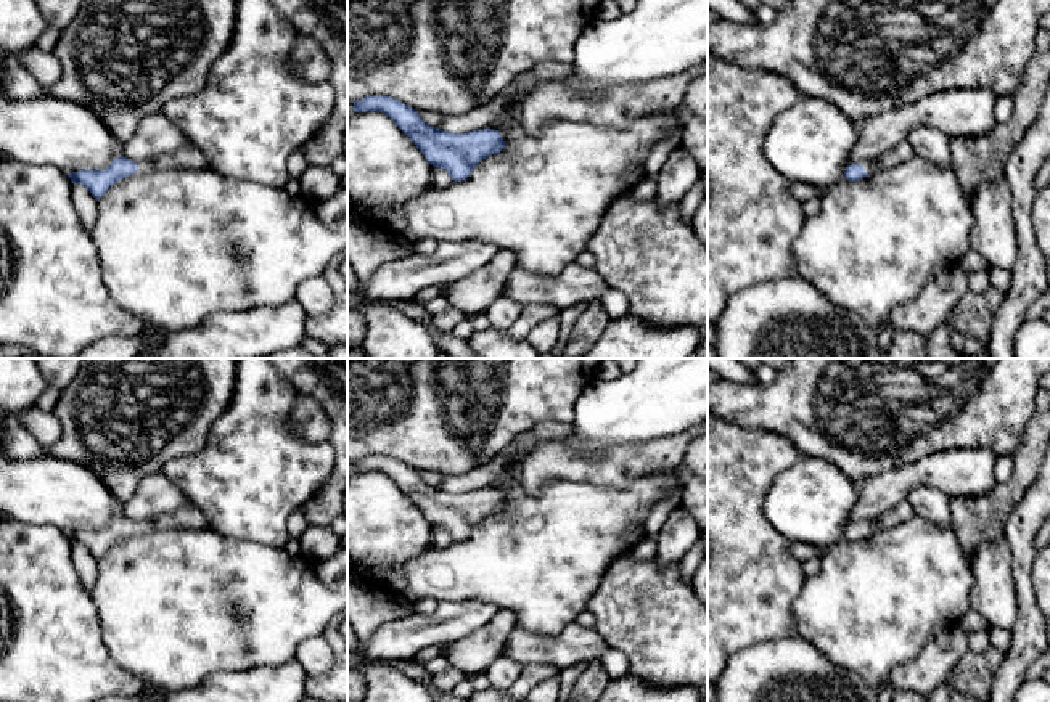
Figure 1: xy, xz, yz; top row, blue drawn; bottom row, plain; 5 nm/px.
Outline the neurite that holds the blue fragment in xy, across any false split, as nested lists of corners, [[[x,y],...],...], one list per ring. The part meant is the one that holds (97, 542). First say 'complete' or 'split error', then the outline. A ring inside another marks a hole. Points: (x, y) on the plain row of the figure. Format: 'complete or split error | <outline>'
split error | [[[193,503],[185,508],[167,512],[159,517],[153,517],[142,524],[121,516],[116,517],[108,527],[101,530],[79,530],[68,533],[72,543],[82,543],[95,559],[100,559],[116,541],[130,537],[137,530],[161,532],[161,530],[185,530],[185,529],[204,529],[206,516]]]

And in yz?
split error | [[[904,501],[883,514],[876,520],[865,520],[863,524],[851,524],[846,527],[844,538],[849,541],[857,541],[865,538],[868,533],[876,533],[880,530],[889,529],[896,524],[907,522],[915,516],[913,508],[908,501]]]

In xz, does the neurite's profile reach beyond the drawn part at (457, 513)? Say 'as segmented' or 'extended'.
as segmented

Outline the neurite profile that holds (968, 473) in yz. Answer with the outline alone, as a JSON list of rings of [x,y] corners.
[[[986,448],[944,450],[918,463],[881,472],[859,485],[859,500],[846,525],[876,520],[908,500],[917,485],[928,485],[947,498],[973,498],[995,485],[995,463],[1000,453]]]

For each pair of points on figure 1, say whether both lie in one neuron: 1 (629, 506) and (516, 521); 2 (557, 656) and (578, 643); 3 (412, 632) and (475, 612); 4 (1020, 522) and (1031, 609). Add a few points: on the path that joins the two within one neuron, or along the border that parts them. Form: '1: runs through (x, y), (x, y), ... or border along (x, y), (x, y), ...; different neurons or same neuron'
1: runs through (602, 516), (594, 521), (544, 521); same neuron
2: runs through (561, 651), (573, 644); same neuron
3: runs through (428, 630), (459, 619); same neuron
4: runs through (1021, 543), (1025, 588); same neuron

